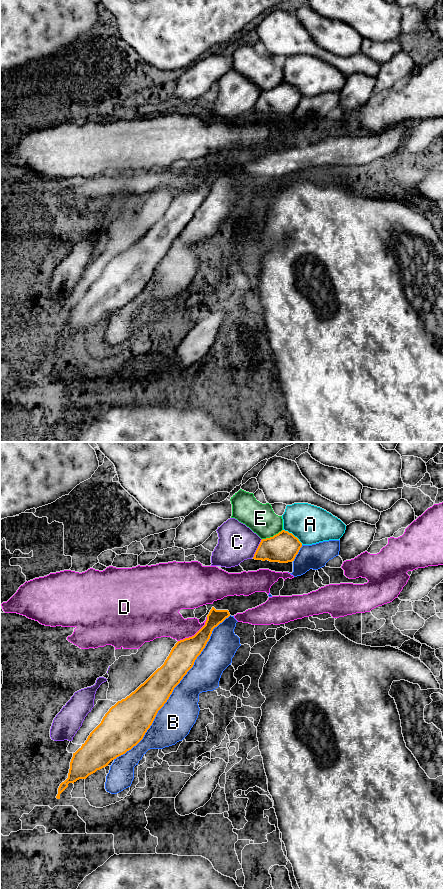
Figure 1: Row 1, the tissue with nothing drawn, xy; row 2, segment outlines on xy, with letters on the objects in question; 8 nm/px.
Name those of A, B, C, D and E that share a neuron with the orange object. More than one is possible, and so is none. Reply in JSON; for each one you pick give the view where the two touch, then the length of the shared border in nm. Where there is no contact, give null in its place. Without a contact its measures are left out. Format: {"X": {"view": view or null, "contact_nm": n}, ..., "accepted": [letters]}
{"accepted": []}

